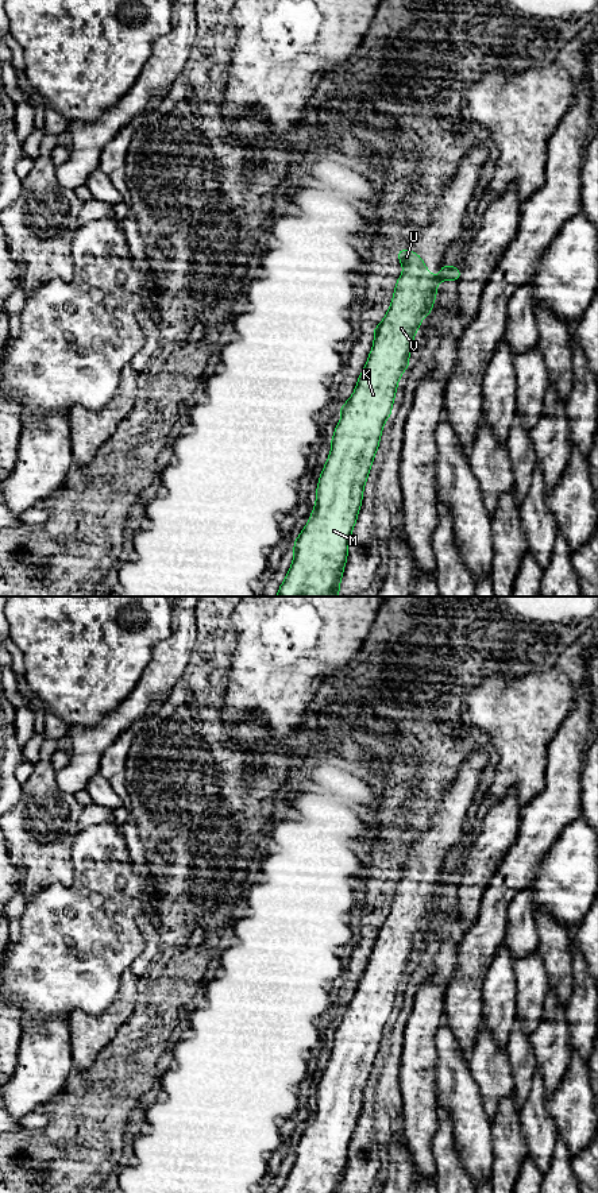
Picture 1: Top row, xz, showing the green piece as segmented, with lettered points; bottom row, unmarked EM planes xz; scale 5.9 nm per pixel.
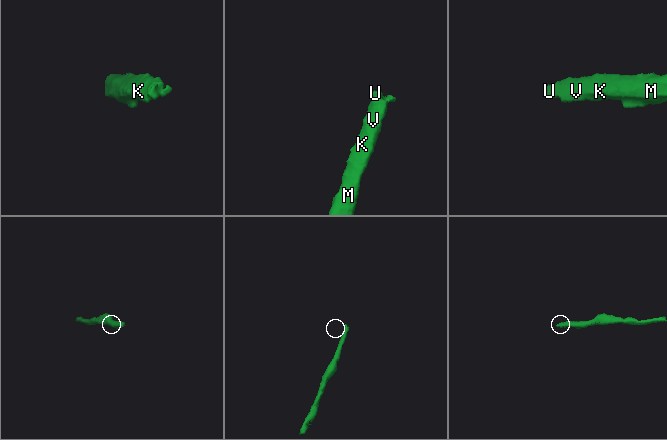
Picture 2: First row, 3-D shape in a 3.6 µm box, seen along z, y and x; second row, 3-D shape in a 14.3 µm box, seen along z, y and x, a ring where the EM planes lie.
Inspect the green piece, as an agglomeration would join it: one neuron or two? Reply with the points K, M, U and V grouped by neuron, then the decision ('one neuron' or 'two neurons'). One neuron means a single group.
K M U V | one neuron

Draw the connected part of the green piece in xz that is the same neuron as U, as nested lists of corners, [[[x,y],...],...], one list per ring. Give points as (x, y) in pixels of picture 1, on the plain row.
[[[409,853],[397,857],[404,879],[397,883],[391,910],[377,930],[374,949],[359,980],[352,1001],[340,1011],[342,1024],[331,1043],[331,1058],[321,1076],[316,1111],[310,1124],[293,1148],[294,1163],[279,1193],[340,1193],[347,1166],[348,1146],[362,1109],[363,1093],[371,1074],[385,1026],[391,1012],[401,978],[408,974],[409,954],[420,924],[431,919],[440,885],[460,885],[460,873],[441,869],[440,880],[432,880],[423,862]]]

